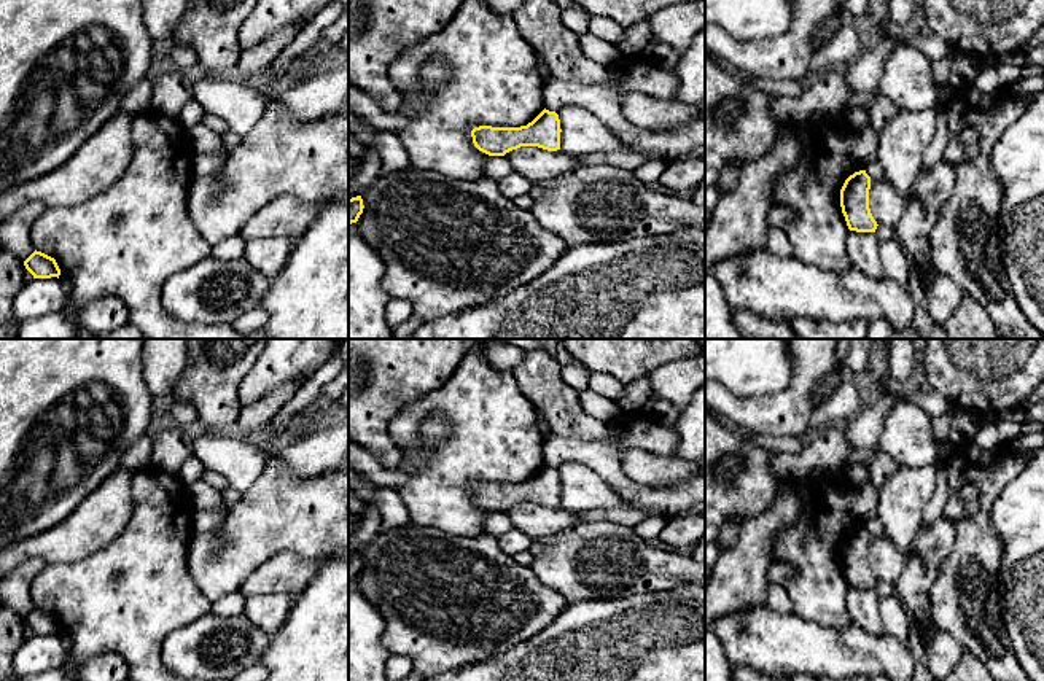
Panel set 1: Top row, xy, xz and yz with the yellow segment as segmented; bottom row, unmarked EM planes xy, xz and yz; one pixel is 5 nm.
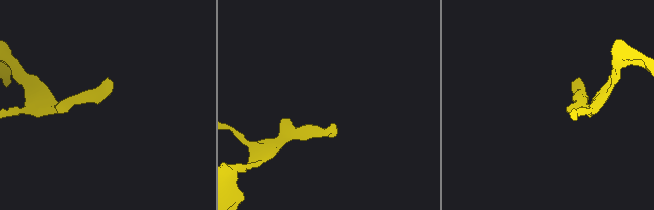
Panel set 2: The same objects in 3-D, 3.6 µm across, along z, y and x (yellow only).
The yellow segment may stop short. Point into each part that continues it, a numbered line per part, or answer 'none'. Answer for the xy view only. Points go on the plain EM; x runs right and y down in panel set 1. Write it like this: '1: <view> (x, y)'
none

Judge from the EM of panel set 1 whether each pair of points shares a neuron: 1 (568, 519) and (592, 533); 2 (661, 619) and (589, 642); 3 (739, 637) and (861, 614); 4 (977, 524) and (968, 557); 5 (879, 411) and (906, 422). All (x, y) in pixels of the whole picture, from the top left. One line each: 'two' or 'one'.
1: two
2: one
3: two
4: one
5: two

